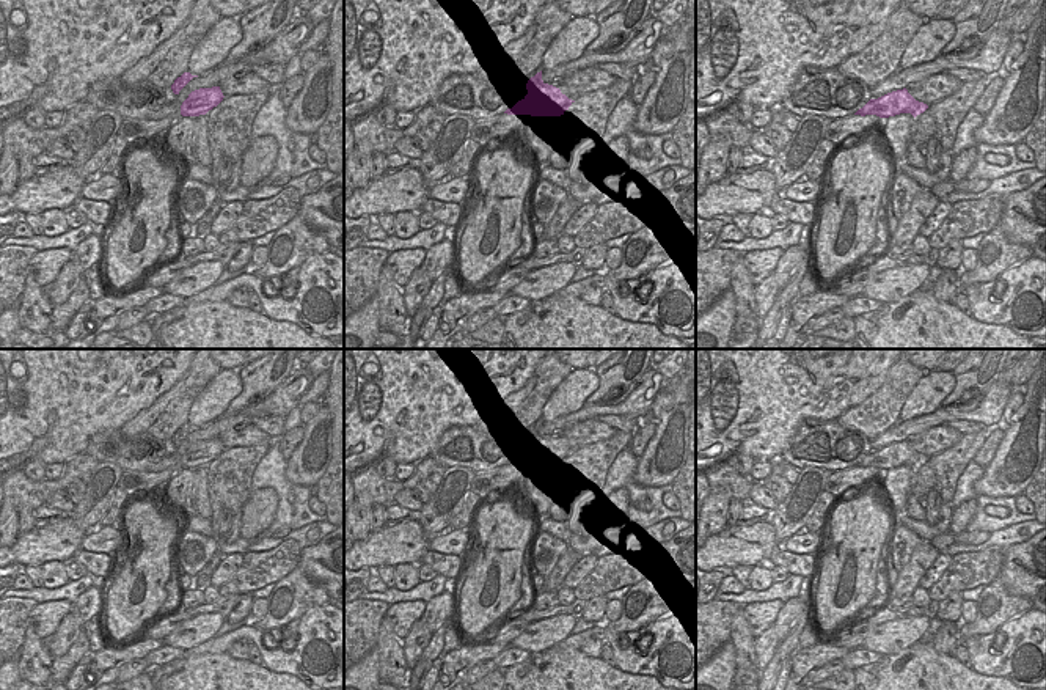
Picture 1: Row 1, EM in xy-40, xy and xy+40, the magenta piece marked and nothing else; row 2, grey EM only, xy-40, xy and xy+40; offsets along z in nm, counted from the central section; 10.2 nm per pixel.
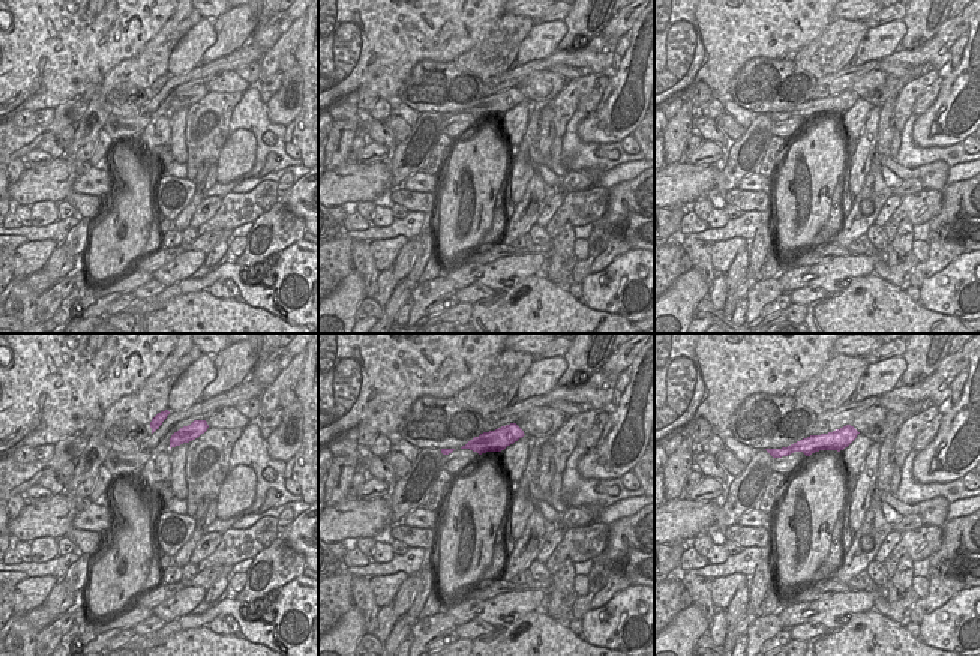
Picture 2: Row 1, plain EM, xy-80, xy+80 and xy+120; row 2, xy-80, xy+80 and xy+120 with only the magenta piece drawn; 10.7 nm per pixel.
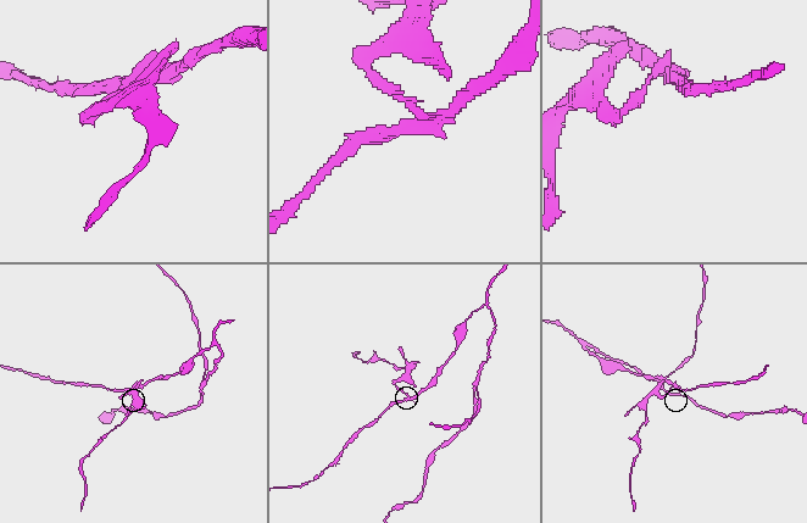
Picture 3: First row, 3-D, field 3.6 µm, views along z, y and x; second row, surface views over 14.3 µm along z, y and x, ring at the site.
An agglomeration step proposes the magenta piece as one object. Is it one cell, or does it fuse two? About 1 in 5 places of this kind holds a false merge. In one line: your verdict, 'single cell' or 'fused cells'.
fused cells

